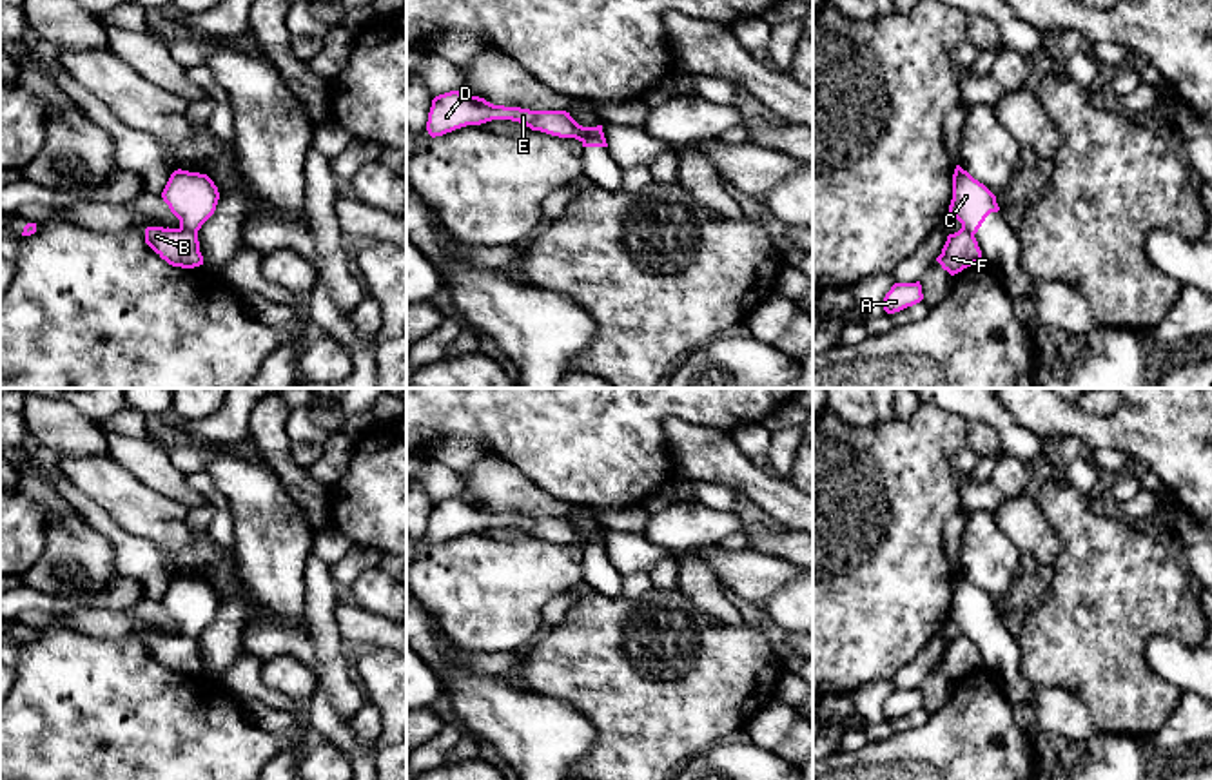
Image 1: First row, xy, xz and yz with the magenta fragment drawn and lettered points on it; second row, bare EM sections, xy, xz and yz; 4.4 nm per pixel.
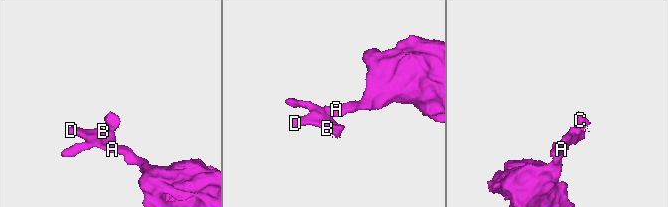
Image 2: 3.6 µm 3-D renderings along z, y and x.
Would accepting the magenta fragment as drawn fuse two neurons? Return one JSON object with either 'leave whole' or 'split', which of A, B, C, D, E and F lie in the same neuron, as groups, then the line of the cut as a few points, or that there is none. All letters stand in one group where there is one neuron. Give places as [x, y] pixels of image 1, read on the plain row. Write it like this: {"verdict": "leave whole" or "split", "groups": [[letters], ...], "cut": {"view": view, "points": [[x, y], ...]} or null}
{"verdict": "split", "groups": [["A", "B", "D", "E", "F"], ["C"]], "cut": {"view": "xz", "points": [[603, 539], [592, 541], [583, 548]]}}

